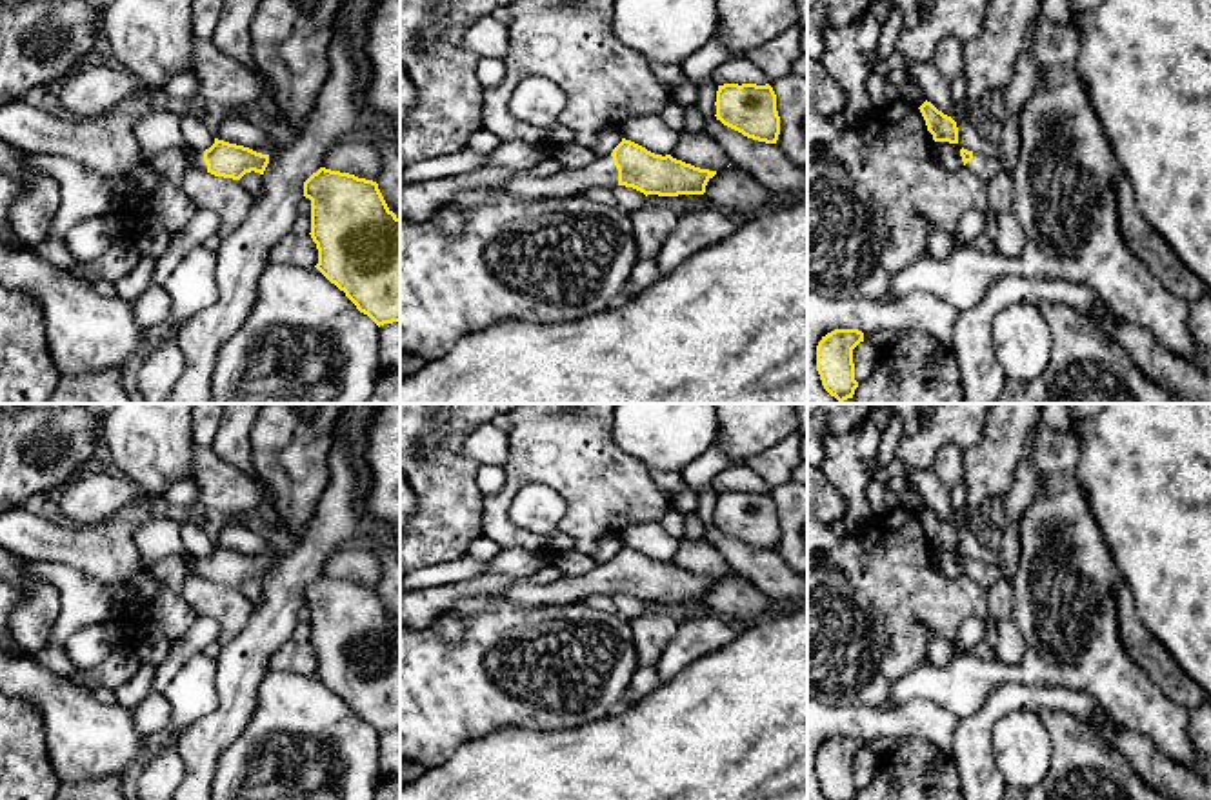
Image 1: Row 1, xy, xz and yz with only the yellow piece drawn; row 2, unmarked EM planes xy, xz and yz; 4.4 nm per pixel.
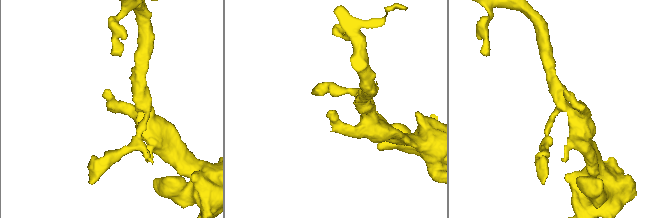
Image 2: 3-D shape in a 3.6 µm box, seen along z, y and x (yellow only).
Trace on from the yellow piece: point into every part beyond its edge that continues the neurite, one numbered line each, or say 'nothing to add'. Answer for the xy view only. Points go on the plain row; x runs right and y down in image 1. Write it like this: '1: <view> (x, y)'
1: xy (195, 566)

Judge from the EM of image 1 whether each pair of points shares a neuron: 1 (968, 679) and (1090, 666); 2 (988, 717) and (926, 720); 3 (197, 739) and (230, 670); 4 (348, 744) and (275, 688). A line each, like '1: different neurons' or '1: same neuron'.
1: same neuron
2: different neurons
3: same neuron
4: same neuron

